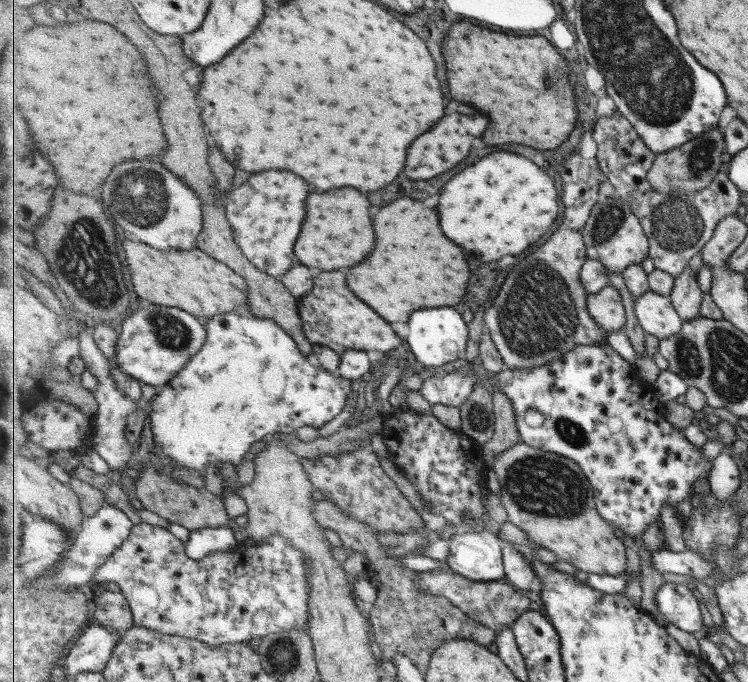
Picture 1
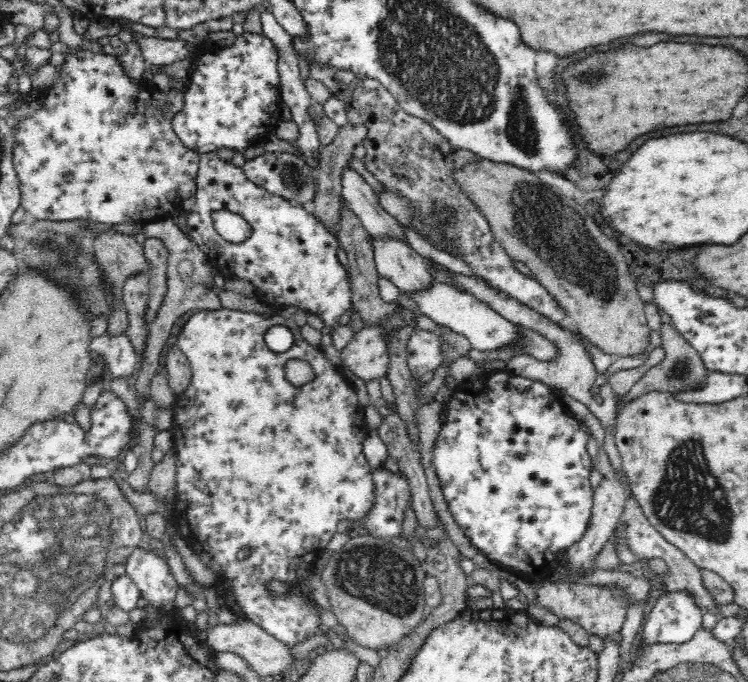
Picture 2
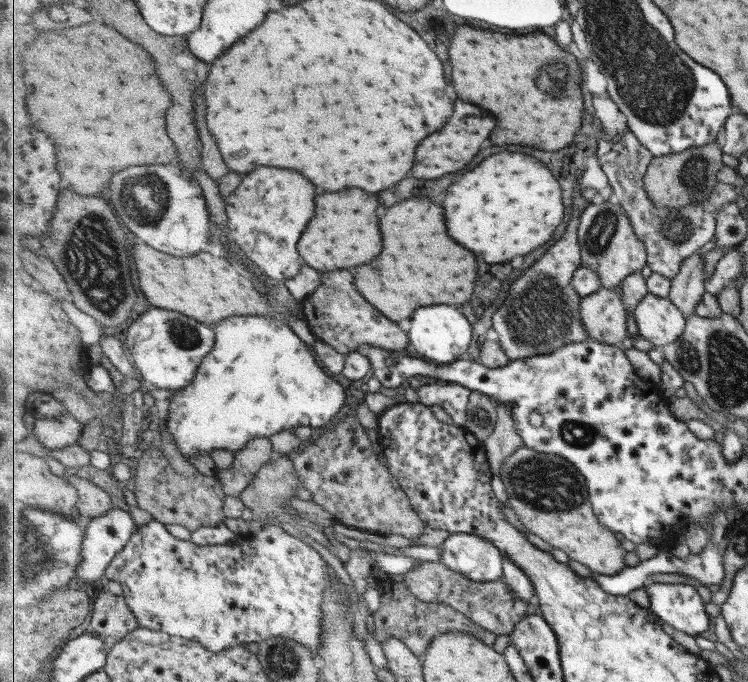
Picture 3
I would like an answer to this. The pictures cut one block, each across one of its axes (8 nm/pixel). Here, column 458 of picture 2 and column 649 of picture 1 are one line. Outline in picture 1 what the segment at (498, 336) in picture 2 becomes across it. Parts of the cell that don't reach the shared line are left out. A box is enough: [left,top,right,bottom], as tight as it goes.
[634,290,685,340]

